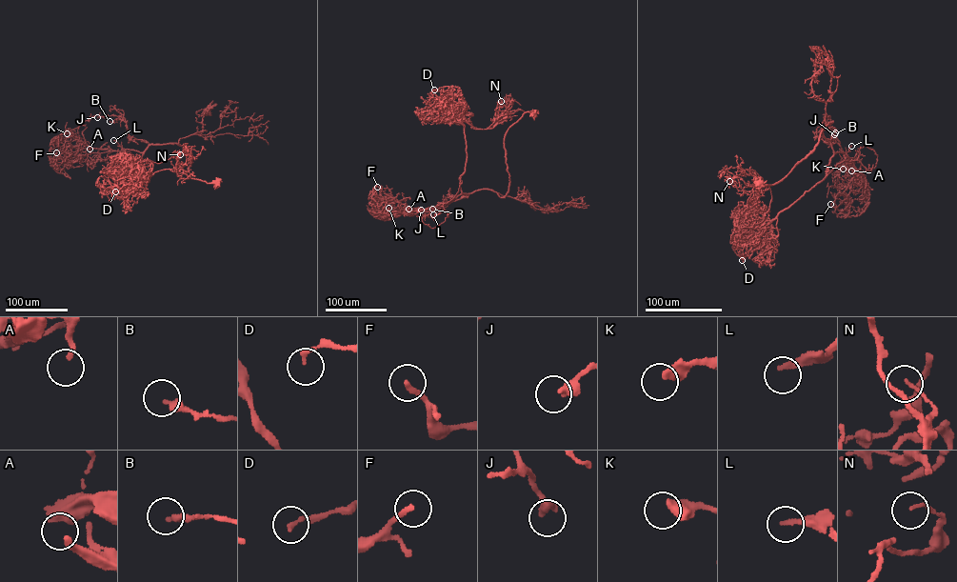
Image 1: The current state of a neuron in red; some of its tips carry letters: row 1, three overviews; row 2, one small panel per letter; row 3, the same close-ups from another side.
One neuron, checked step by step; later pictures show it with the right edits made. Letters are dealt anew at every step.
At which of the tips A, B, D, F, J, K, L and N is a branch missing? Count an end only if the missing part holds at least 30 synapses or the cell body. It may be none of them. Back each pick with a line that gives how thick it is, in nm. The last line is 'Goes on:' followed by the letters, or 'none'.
A: Thickness 200 nm
K: Thickness 480 nm
L: Thickness 240 nm
Goes on: A, K, L

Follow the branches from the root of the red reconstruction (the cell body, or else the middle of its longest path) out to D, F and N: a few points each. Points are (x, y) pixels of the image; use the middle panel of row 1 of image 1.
D: (533, 112), (505, 136), (505, 196), (464, 193), (464, 125), (453, 97), (434, 90)
F: (533, 112), (525, 112), (505, 136), (509, 181), (504, 197), (478, 190), (423, 210), (380, 198), (377, 187)
N: (533, 112), (505, 136), (505, 196), (464, 193), (466, 139), (455, 116), (488, 129), (501, 101)

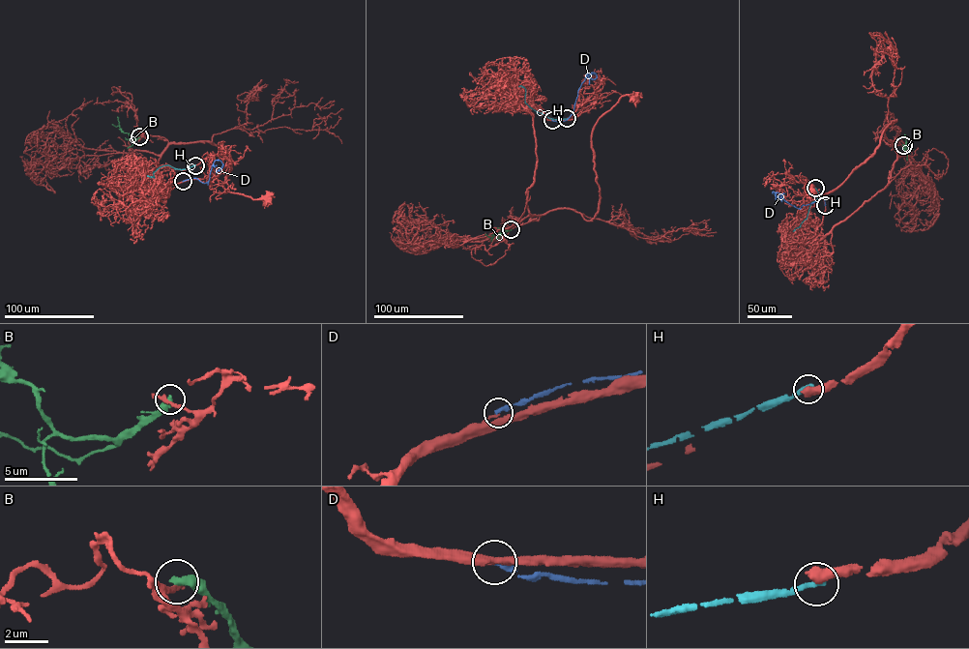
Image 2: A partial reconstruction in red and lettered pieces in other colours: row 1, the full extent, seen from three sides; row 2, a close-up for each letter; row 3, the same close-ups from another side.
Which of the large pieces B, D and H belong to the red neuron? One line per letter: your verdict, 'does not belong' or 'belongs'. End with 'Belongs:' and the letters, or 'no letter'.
B: does not belong
D: does not belong
H: does not belong
Belongs: no letter

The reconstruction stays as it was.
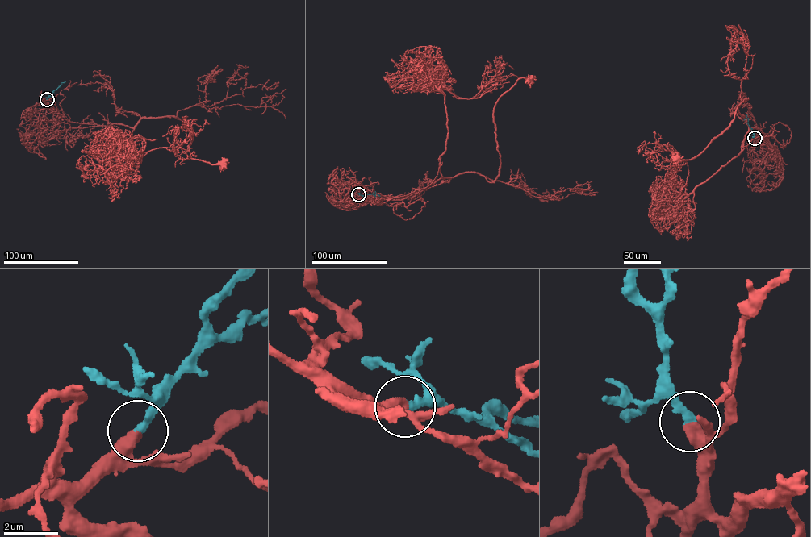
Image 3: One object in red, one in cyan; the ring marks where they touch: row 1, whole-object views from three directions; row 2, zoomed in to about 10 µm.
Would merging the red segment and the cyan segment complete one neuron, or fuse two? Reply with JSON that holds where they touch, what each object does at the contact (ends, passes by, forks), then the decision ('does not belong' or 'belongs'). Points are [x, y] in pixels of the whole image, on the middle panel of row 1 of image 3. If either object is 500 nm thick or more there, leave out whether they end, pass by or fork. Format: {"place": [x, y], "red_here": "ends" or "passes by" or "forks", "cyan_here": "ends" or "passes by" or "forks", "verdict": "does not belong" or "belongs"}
{"place": [358, 194], "verdict": "belongs"}

